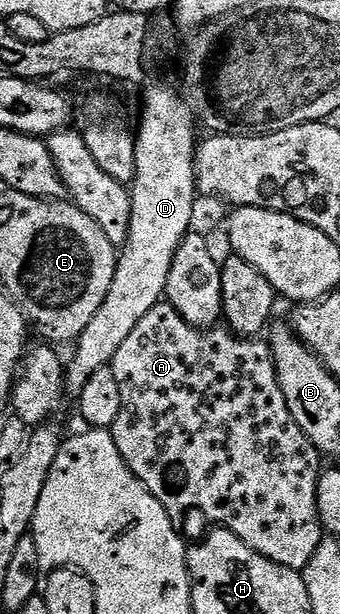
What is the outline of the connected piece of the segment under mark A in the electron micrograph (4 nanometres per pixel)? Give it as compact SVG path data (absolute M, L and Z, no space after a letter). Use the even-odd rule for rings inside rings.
M162 303L151 307L143 319L135 326L135 331L127 335L123 347L115 351L111 367L115 371L115 380L119 382L119 392L123 404L119 407L119 415L115 419L111 430L115 439L115 447L119 447L119 455L131 467L131 471L141 480L143 487L169 513L169 516L177 519L180 513L189 513L192 509L198 509L206 513L213 520L214 526L222 529L230 529L247 547L251 547L259 555L271 559L288 569L303 571L307 563L311 563L311 555L315 555L315 549L319 547L323 536L323 526L319 515L319 503L317 492L319 491L319 479L323 472L323 454L321 450L307 439L303 427L295 423L295 415L291 415L291 407L287 407L287 399L283 399L283 387L279 387L279 375L275 371L275 359L269 350L268 340L254 339L251 337L238 337L236 333L225 327L201 327L191 324L175 307Z

